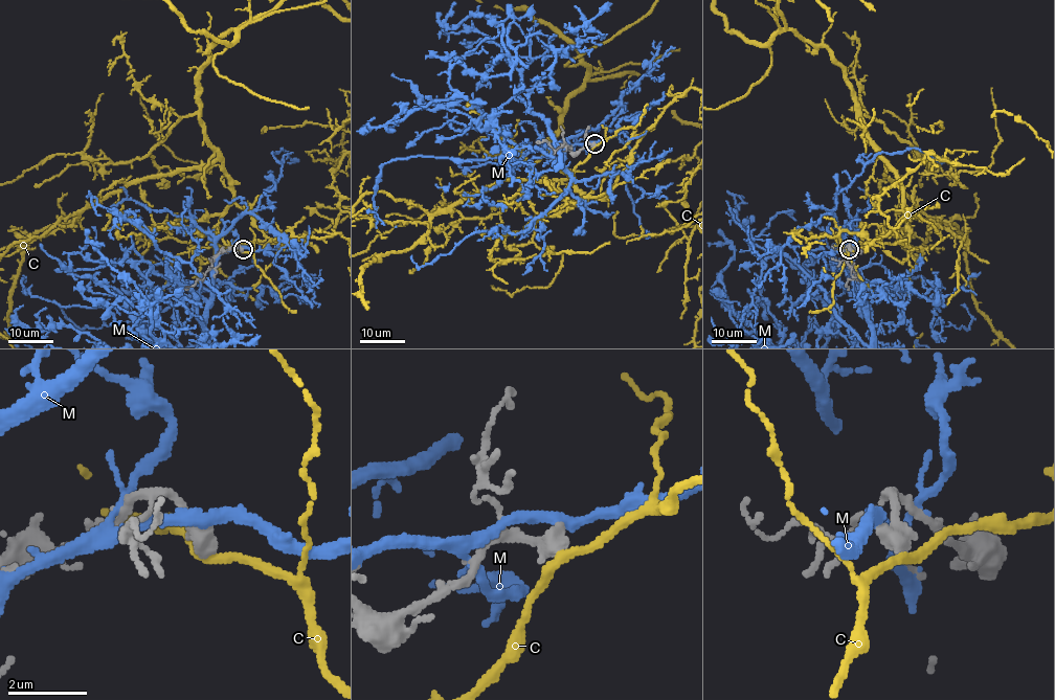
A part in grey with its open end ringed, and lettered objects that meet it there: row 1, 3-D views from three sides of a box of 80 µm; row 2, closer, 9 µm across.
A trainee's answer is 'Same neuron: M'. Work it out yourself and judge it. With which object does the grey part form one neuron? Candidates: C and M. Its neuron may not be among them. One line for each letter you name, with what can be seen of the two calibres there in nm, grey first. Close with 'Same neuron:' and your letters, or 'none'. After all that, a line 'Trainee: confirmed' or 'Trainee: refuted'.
Same neuron: none
Trainee: refuted

